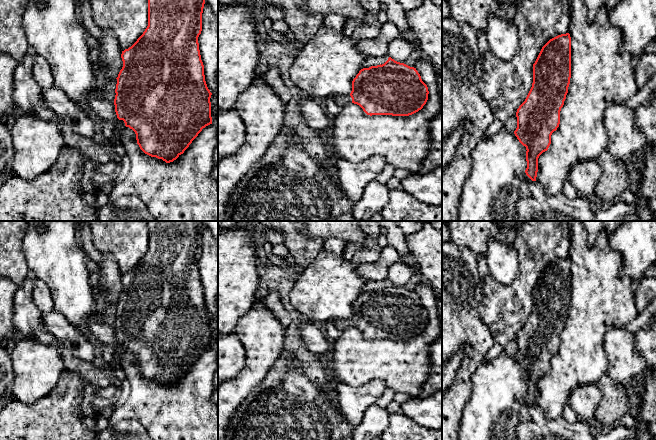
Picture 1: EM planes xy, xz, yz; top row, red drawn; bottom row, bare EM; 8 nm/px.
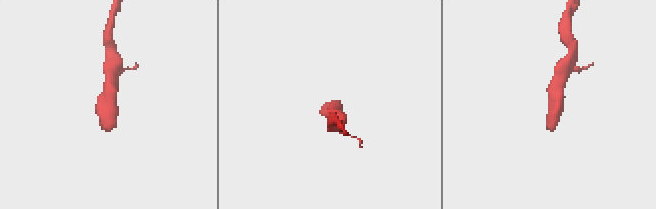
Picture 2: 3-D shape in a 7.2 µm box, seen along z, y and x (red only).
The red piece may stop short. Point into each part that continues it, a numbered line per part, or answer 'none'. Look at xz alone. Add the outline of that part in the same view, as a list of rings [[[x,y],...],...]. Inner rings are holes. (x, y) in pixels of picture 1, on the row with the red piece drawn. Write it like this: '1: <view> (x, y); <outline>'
1: xz (341, 100); [[[350,94],[347,95],[335,95],[334,96],[335,103],[341,107],[352,102],[352,98]]]

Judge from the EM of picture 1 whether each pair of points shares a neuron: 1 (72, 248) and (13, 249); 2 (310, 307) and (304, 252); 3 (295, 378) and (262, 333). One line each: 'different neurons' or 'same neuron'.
1: different neurons
2: different neurons
3: different neurons

